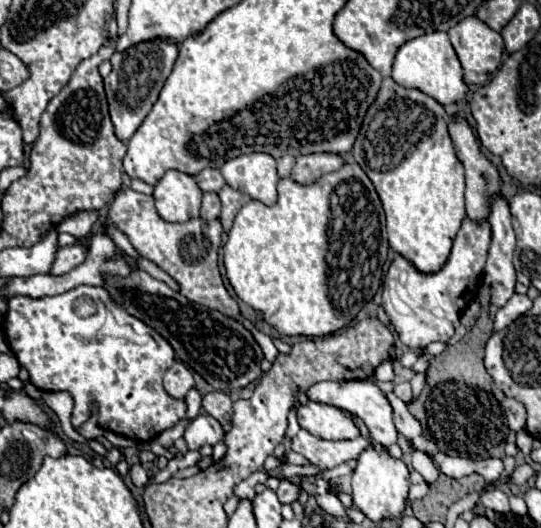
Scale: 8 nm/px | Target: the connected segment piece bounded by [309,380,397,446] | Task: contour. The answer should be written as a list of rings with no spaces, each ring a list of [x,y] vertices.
[[[361,380],[361,382],[319,382],[317,386],[309,388],[309,400],[313,402],[321,402],[321,404],[329,404],[335,406],[339,410],[347,410],[353,416],[361,418],[365,422],[365,426],[371,432],[371,438],[383,446],[391,446],[397,444],[397,428],[393,422],[393,408],[387,400],[387,396],[383,394],[383,390],[371,382],[371,380]]]

